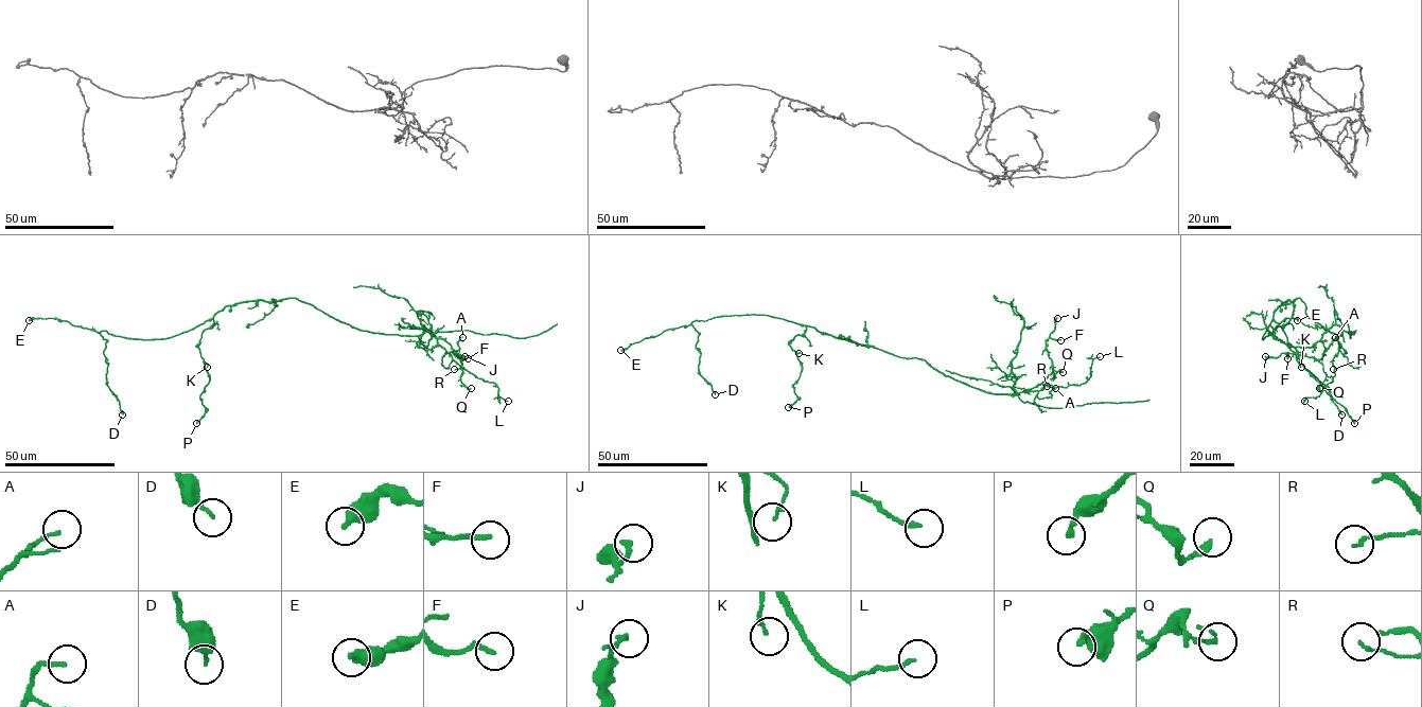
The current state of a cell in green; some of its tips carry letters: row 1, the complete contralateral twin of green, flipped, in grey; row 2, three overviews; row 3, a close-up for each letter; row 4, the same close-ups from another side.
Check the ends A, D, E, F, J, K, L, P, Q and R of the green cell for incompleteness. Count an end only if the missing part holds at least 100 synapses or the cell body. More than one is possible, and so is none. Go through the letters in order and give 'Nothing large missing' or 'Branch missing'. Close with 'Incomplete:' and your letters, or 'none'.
A: Nothing large missing
D: Nothing large missing
E: Nothing large missing
F: Nothing large missing
J: Nothing large missing
K: Nothing large missing
L: Nothing large missing
P: Nothing large missing
Q: Nothing large missing
R: Nothing large missing
Incomplete: none

